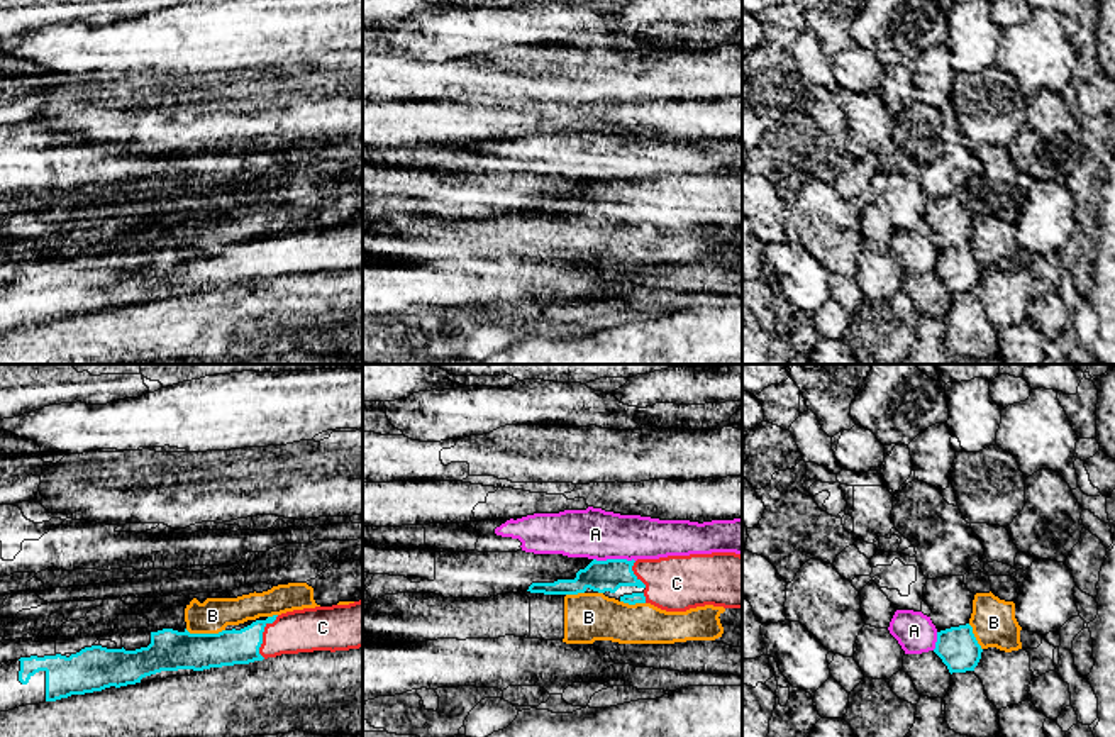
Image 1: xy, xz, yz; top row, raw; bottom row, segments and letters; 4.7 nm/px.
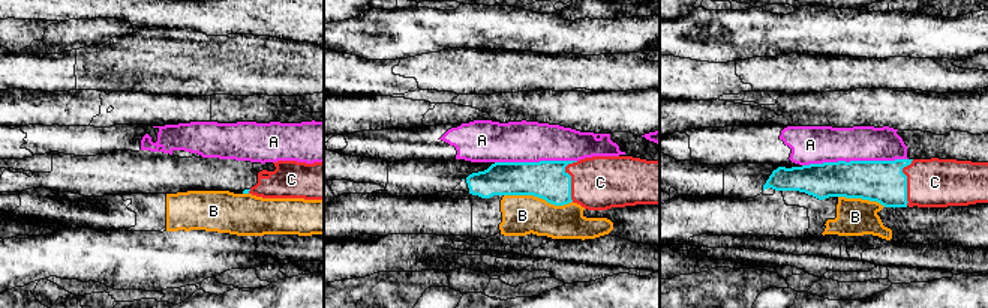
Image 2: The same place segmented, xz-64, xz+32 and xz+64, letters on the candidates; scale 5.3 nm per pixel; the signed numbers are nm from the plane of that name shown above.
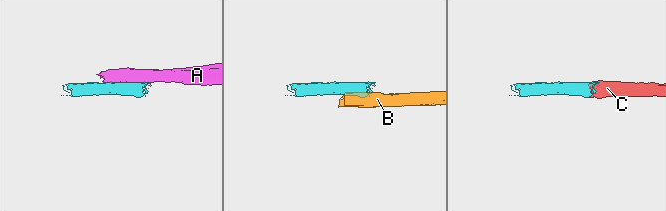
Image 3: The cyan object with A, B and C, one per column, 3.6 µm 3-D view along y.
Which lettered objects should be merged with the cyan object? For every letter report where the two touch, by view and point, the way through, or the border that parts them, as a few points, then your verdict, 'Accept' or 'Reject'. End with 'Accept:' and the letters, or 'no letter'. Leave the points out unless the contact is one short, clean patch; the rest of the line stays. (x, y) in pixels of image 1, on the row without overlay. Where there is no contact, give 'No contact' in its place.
A: Touches cyan at xz (614, 180). Reject
B: Touches cyan at xy (205, 254). Boundary: xy (185, 249), (190, 253), (224, 251). Reject
C: Touches cyan at xy (261, 256). Path across: xy (227, 268), (251, 265), (261, 256), (310, 249). Accept
Accept: C

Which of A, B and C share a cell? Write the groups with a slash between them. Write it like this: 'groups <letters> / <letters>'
groups A / B / C

